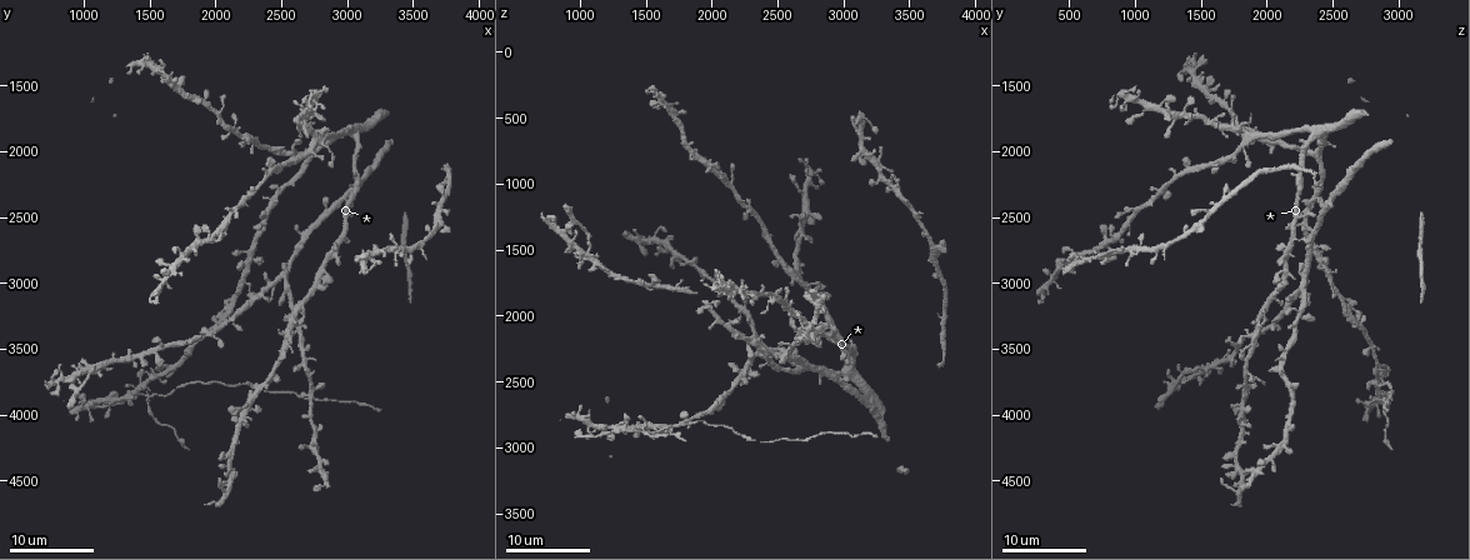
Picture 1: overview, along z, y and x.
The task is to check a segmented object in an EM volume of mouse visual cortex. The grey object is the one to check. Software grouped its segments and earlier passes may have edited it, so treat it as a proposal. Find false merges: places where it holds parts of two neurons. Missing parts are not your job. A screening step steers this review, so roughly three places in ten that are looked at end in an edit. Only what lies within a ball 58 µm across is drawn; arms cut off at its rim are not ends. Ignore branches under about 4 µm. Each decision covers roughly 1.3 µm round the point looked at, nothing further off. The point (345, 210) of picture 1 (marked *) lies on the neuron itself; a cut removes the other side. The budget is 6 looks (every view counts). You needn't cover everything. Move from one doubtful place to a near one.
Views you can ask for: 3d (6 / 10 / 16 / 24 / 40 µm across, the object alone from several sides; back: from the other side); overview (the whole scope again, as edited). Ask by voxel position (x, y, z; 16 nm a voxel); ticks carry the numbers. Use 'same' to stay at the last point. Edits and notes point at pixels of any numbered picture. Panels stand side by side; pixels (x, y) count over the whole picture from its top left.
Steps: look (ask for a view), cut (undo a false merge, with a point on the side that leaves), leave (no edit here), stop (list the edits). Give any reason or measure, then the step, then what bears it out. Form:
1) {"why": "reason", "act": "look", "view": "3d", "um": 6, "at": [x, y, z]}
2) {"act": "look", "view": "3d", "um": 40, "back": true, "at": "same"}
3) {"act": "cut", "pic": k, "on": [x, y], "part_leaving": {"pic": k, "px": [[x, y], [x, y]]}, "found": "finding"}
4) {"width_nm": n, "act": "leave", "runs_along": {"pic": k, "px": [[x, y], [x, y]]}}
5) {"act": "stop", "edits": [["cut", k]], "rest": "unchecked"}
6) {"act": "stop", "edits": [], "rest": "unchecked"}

{"act": "look", "view": "3d", "um": 24, "at": [3200, 2140, 2680]}

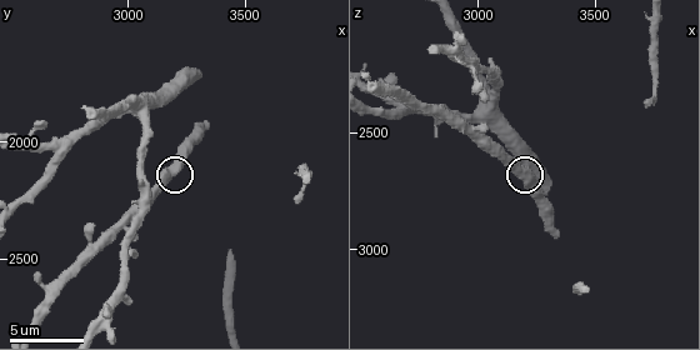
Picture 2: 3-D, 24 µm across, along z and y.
{"act": "look", "view": "3d", "um": 6, "at": [3200, 2120, 2650]}

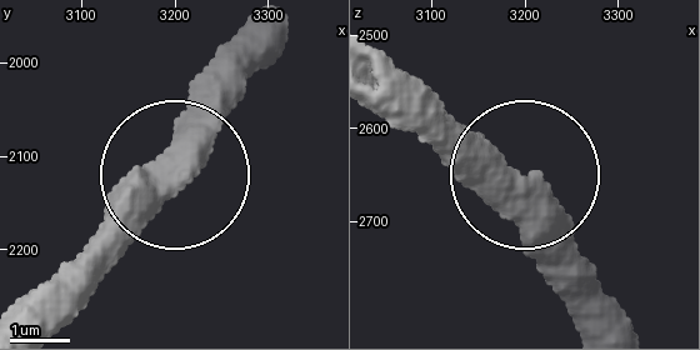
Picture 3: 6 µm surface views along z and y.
{"act": "look", "view": "3d", "um": 6, "back": true, "at": [3210, 2125, 2655]}

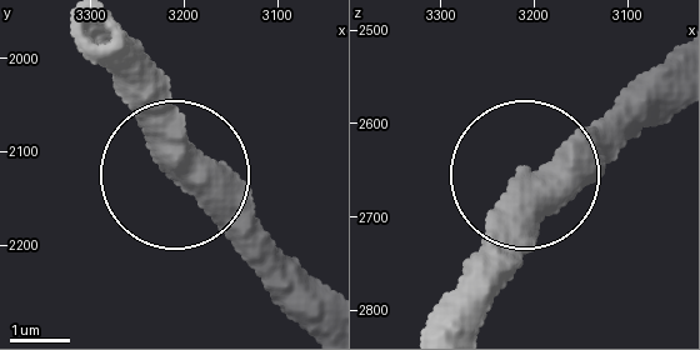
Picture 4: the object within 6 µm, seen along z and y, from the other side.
{"width_nm": 410, "act": "leave", "runs_along": {"pic": 4, "px": [[679, 43], [545, 163], [500, 291]]}, "found": "continuous, no second neuron"}

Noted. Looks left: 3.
{"why": "four-way junction", "act": "look", "view": "3d", "um": 16, "at": [1060, 3660, 1520]}

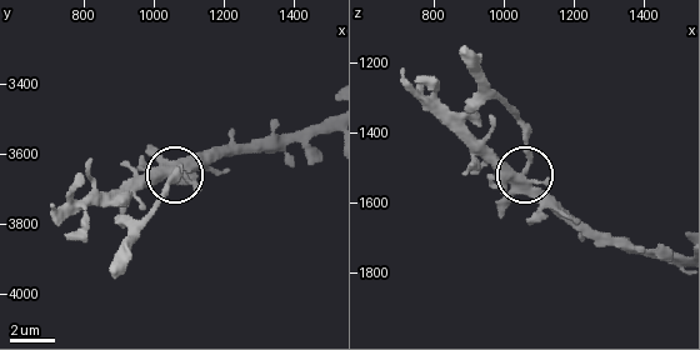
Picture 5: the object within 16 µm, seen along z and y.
{"act": "look", "view": "3d", "um": 10, "at": "same"}

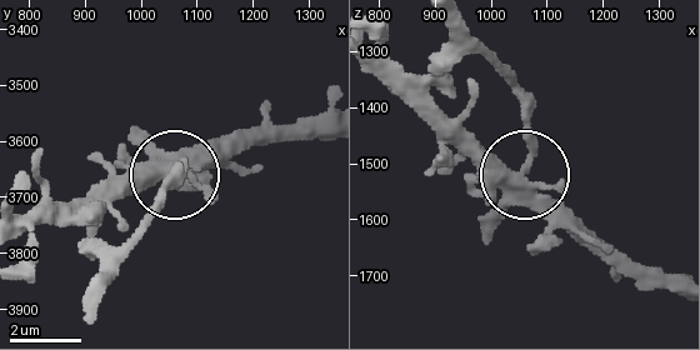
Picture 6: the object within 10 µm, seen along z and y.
{"width_nm": 360, "act": "cut", "pic": 6, "on": [531, 106], "part_leaving": {"pic": 6, "px": [[534, 155], [521, 95], [461, 24]]}, "found": "a second neuron is stuck on"}

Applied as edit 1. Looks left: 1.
{"act": "stop", "edits": [["cut", 6]], "rest": "unchecked"}

